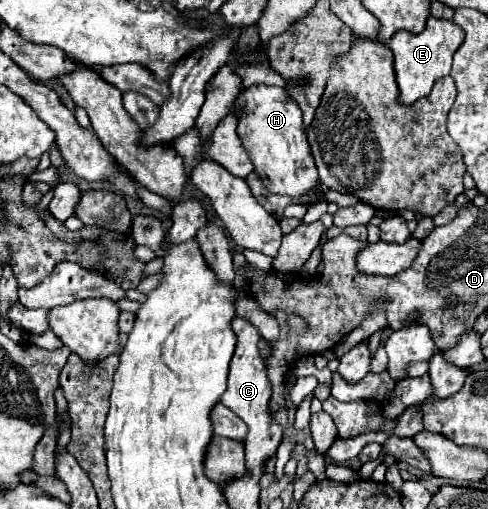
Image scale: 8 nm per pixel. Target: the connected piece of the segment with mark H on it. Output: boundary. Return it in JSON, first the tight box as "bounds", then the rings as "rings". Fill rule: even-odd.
{"bounds":[238,86,326,206],"rings":[[[250,86],[246,88],[238,102],[246,110],[238,120],[238,136],[254,164],[254,172],[260,176],[268,192],[298,198],[300,204],[310,206],[314,202],[324,202],[326,194],[320,190],[318,170],[312,158],[312,150],[302,126],[302,112],[294,100],[288,98],[288,92],[278,86]]]}

